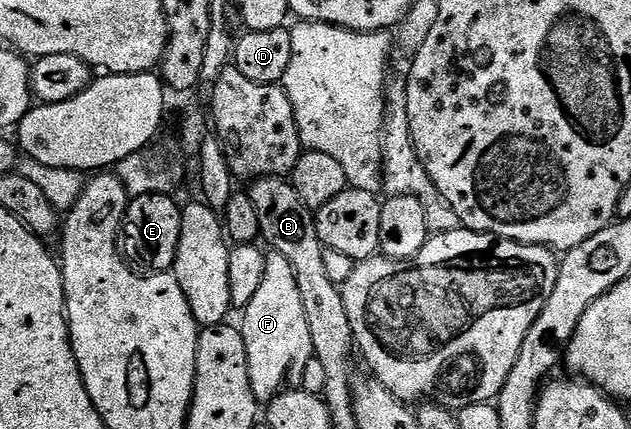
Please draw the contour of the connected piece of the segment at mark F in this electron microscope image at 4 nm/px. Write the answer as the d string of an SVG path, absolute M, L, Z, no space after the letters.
M268 250L266 257L265 277L257 288L253 301L249 301L249 305L241 311L241 330L245 337L245 353L249 357L249 385L253 385L255 401L260 405L270 403L288 384L302 384L305 365L309 365L315 354L313 337L309 337L309 324L305 322L305 309L301 306L301 289L297 289L297 277L293 277L293 265L289 265L281 253L273 250Z

